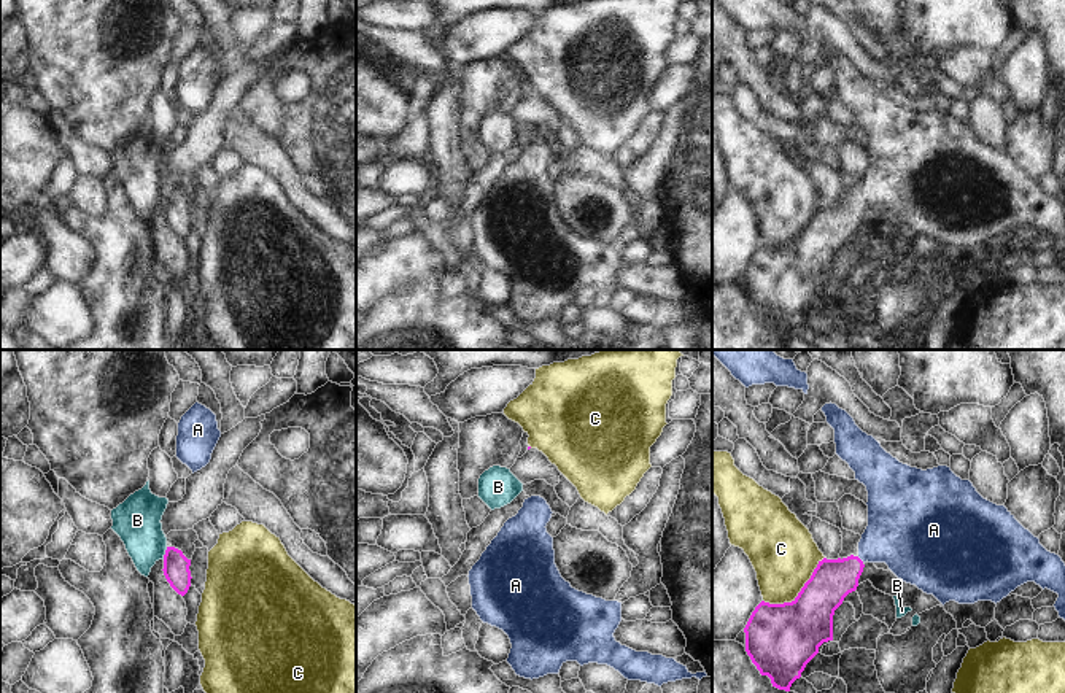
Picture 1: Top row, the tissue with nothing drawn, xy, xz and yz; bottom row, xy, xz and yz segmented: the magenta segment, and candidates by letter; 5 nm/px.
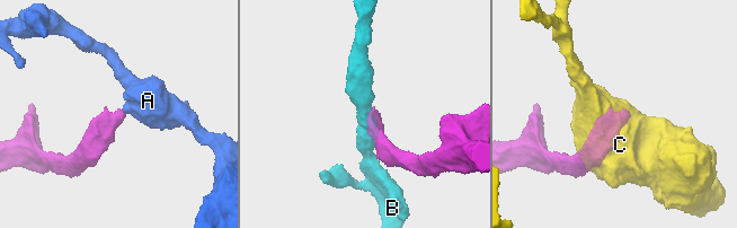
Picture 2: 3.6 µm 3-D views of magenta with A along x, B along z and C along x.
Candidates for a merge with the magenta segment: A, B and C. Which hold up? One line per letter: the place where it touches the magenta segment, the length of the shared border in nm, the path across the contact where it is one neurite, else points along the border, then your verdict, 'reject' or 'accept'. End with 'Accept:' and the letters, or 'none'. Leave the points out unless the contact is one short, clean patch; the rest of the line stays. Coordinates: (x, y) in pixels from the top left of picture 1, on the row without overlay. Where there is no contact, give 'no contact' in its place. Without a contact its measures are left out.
A: contact yz (859, 202); length 50 nm; way yz (832, 224), (840, 221), (859, 202), (871, 191), (900, 177); accept
B: contact xy (166, 197); length 70 nm; border xy (167, 191), (162, 202); reject
C: contact yz (798, 237); length 380 nm; reject
Accept: A

